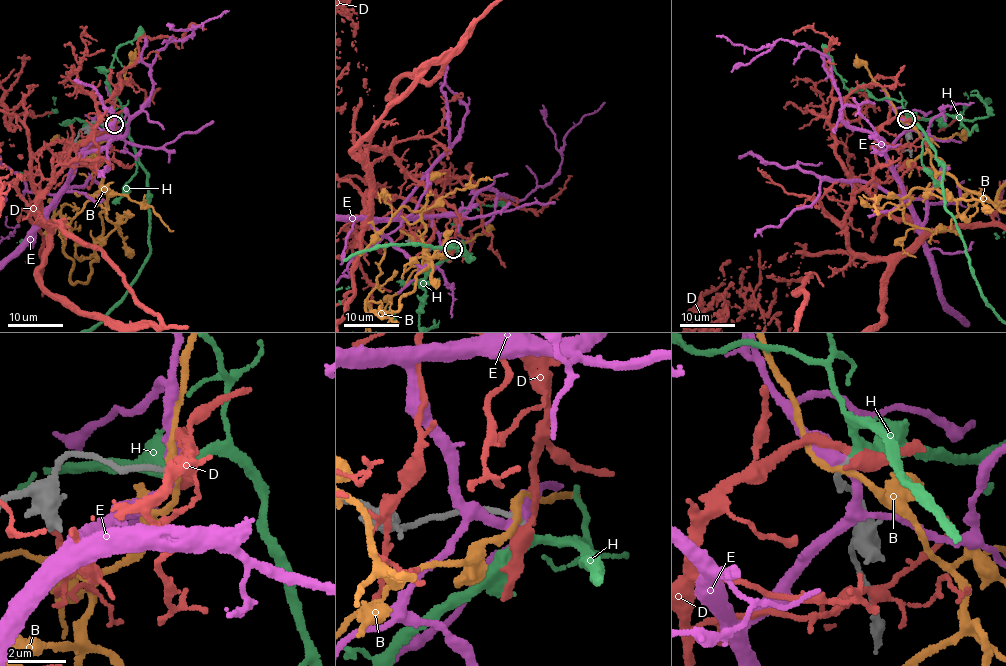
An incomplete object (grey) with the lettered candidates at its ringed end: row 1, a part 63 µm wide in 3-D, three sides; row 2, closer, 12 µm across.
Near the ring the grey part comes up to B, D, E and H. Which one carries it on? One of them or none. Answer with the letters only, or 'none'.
H

